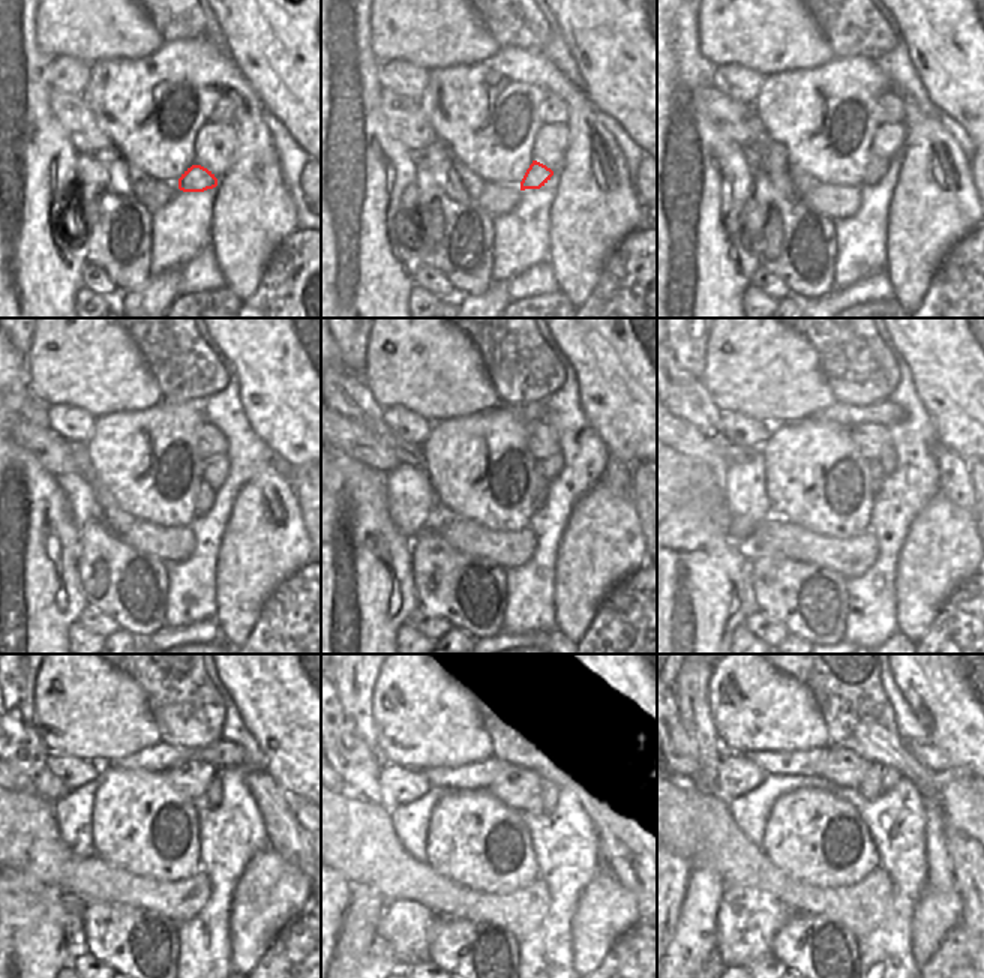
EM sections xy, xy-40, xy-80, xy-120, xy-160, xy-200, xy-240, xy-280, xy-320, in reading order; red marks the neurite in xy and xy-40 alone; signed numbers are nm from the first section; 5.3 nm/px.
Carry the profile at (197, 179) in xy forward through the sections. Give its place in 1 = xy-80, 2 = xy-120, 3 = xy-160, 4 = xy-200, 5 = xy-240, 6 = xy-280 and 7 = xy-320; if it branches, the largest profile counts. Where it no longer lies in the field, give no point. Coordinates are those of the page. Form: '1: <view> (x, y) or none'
1: xy-80 (876, 167)
2: xy-120 (204, 498)
3: xy-160 (540, 492)
4: xy-200 (875, 473)
5: xy-240 (201, 804)
6: xy-280 (534, 804)
7: xy-320 (870, 788)

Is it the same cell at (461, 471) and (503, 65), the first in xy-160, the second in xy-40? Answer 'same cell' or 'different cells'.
same cell

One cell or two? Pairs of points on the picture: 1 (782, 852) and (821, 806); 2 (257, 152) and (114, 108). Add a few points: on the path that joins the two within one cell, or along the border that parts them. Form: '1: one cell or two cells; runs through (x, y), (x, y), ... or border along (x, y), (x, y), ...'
1: one cell; runs through (794, 840), (810, 824), (810, 816)
2: one cell; runs through (252, 105), (216, 77), (183, 77), (161, 92)

